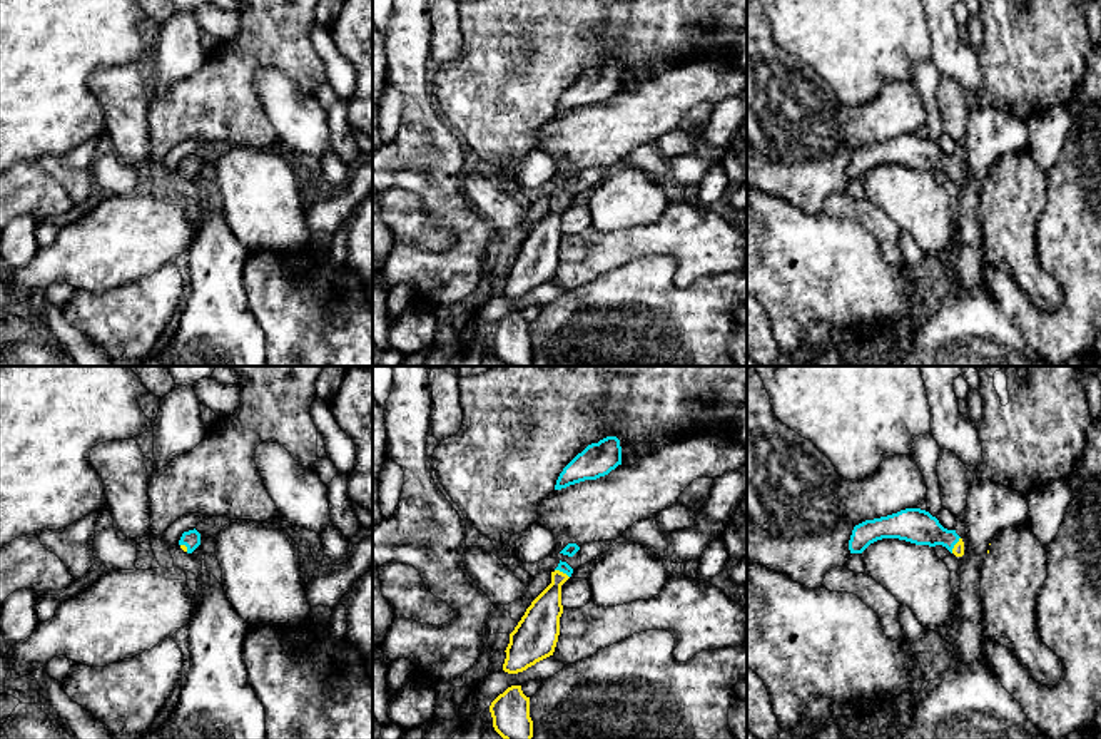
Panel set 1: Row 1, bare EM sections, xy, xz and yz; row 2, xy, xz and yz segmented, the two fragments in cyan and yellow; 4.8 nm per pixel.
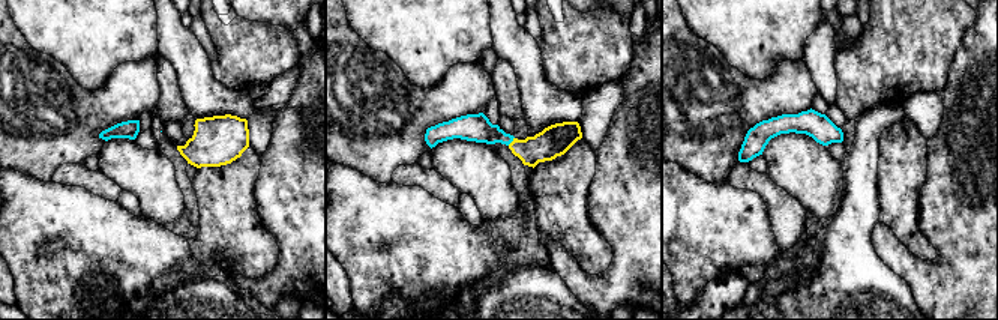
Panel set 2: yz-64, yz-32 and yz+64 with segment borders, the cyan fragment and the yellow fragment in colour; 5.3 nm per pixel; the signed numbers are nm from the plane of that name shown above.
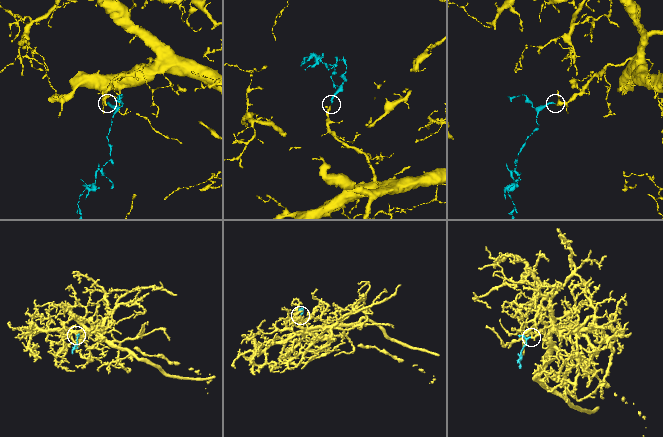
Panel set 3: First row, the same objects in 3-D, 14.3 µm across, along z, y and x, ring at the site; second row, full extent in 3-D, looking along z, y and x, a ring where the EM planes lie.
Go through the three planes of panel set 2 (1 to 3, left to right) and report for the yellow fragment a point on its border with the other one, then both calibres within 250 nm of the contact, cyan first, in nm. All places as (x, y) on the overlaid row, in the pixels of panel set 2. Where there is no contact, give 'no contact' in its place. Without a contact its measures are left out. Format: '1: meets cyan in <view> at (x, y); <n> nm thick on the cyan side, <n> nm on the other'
1: no contact
2: meets cyan in yz-32 at (511, 141); 150 nm thick on the cyan side, 170 nm on the other
3: no contact

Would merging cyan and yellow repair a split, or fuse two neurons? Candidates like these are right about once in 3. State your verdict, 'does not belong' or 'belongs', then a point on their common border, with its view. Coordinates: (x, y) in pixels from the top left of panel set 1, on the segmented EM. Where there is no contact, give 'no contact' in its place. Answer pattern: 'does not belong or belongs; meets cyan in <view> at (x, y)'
belongs; meets cyan in yz at (954, 544)

